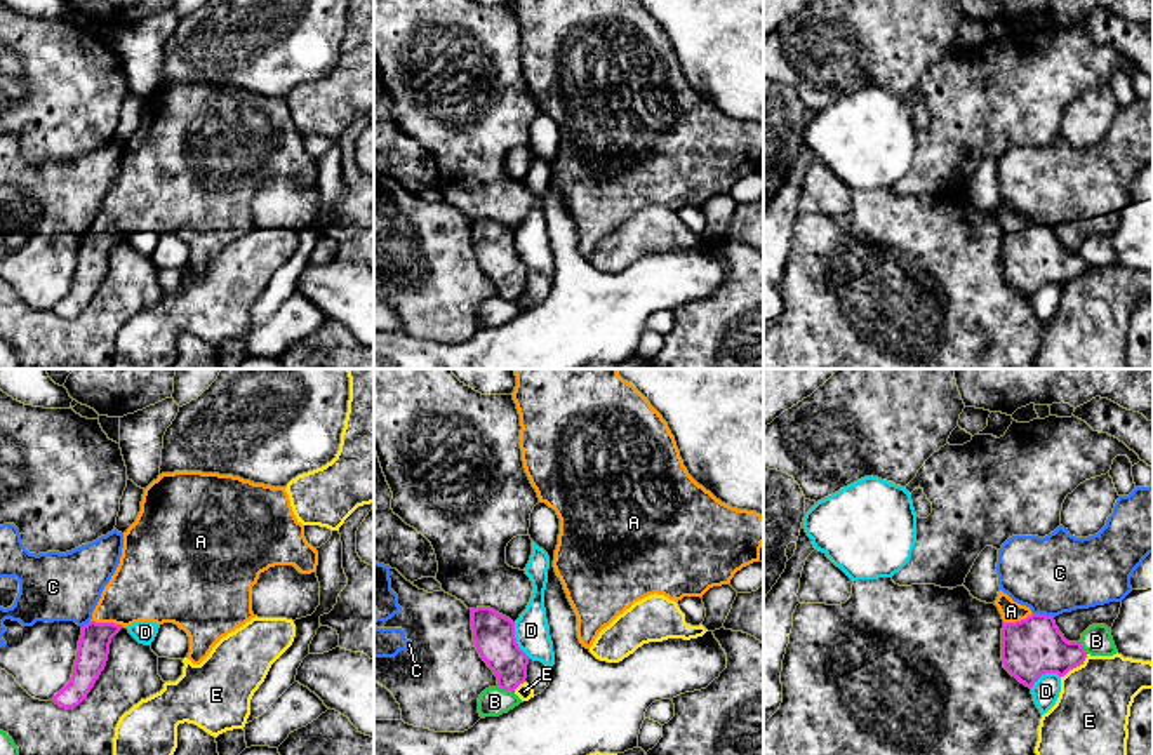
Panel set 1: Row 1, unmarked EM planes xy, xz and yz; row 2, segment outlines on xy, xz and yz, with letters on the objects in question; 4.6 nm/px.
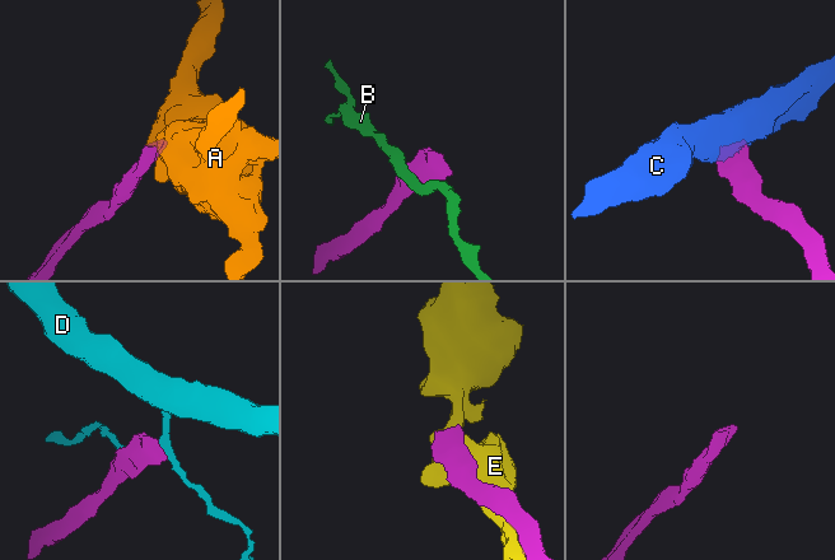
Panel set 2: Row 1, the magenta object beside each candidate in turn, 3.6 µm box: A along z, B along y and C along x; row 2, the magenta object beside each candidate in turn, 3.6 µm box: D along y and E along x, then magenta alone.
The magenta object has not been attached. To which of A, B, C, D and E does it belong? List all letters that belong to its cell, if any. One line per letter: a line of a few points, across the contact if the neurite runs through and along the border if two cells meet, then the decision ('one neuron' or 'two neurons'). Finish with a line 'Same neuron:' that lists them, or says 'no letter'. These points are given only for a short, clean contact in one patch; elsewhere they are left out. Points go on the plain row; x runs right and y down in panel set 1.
A: line xy (94, 253), (96, 246), (108, 233), (146, 195); one neuron
B: two neurons
C: line yz (1033, 223), (1044, 223), (1053, 228); two neurons
D: two neurons
E: two neurons
Same neuron: A

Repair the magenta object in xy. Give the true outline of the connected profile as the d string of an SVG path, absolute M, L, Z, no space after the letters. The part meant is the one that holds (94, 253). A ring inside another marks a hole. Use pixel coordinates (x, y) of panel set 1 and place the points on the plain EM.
M202 82L158 85L144 99L136 132L123 143L120 174L104 197L92 230L82 237L71 289L52 311L66 320L78 317L106 277L111 249L139 231L177 235L190 247L188 270L200 275L223 247L256 228L252 197L261 183L275 176L294 176L301 184L311 184L318 176L318 162L306 151L304 136L296 129L285 97Z

